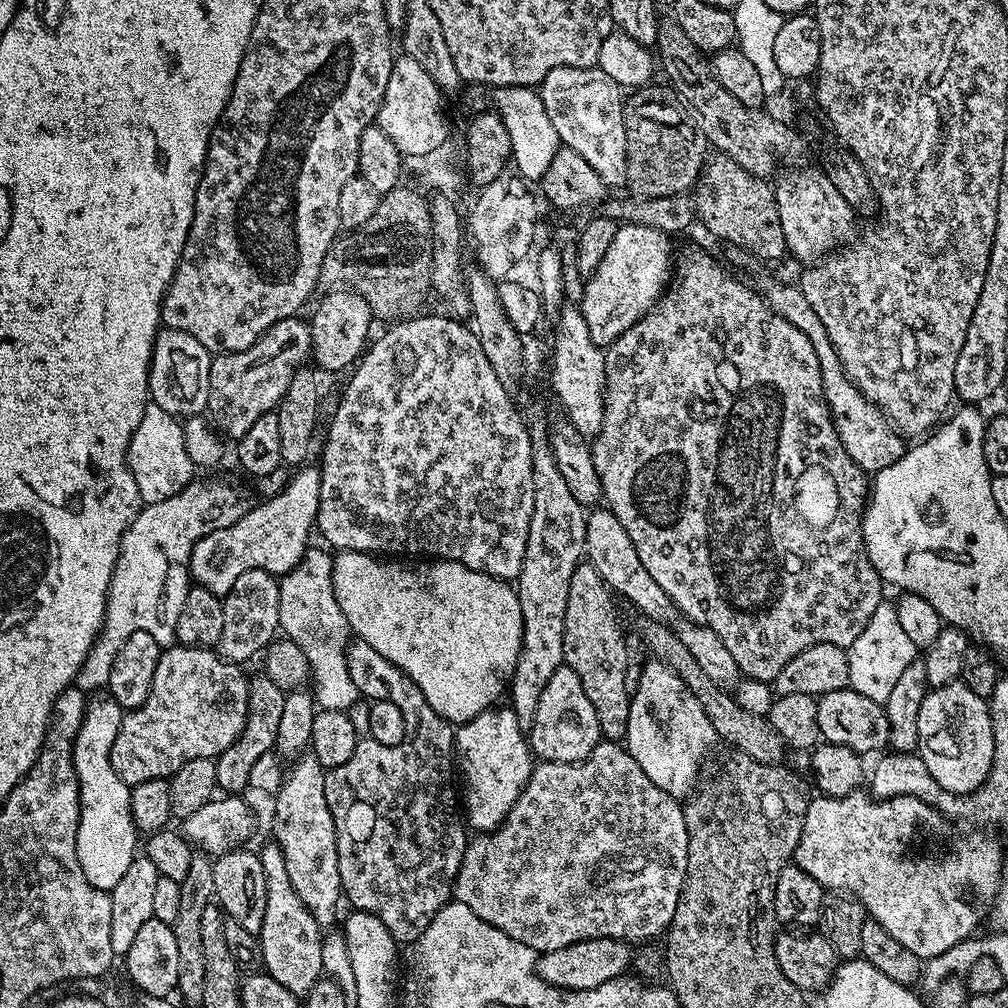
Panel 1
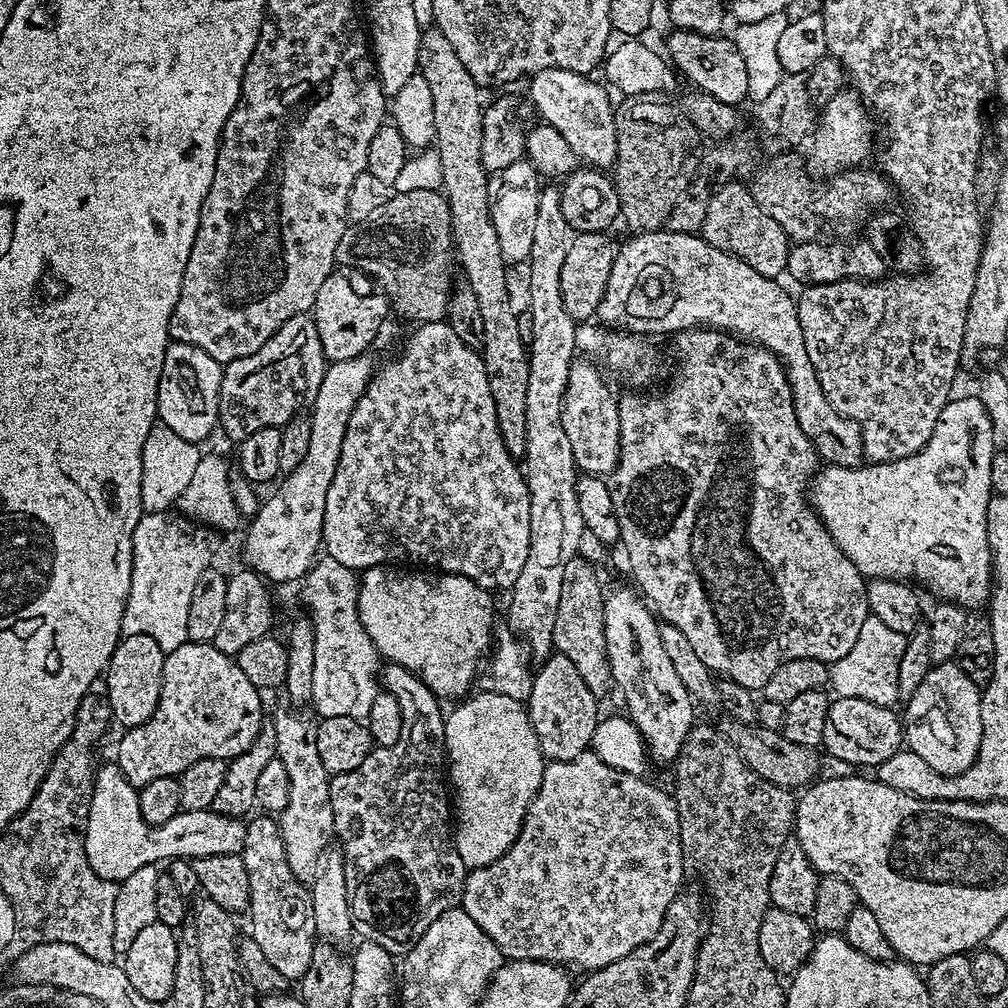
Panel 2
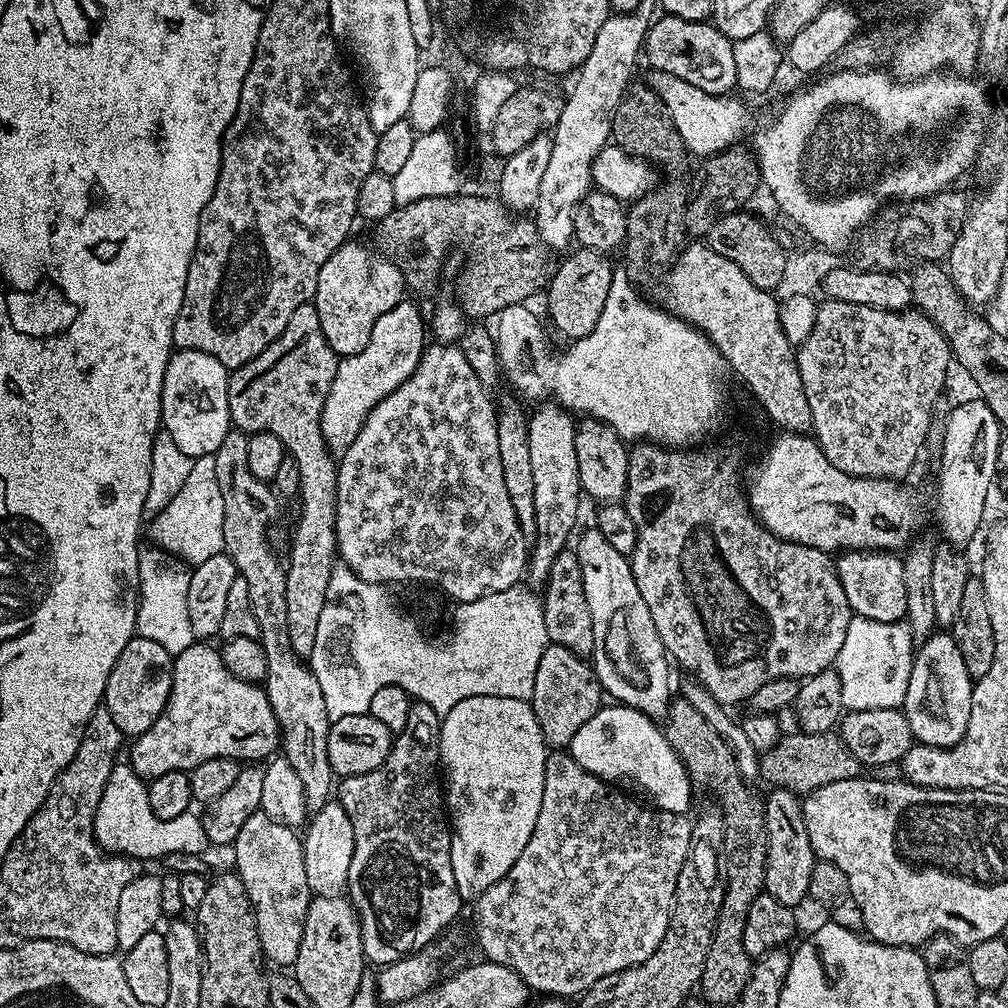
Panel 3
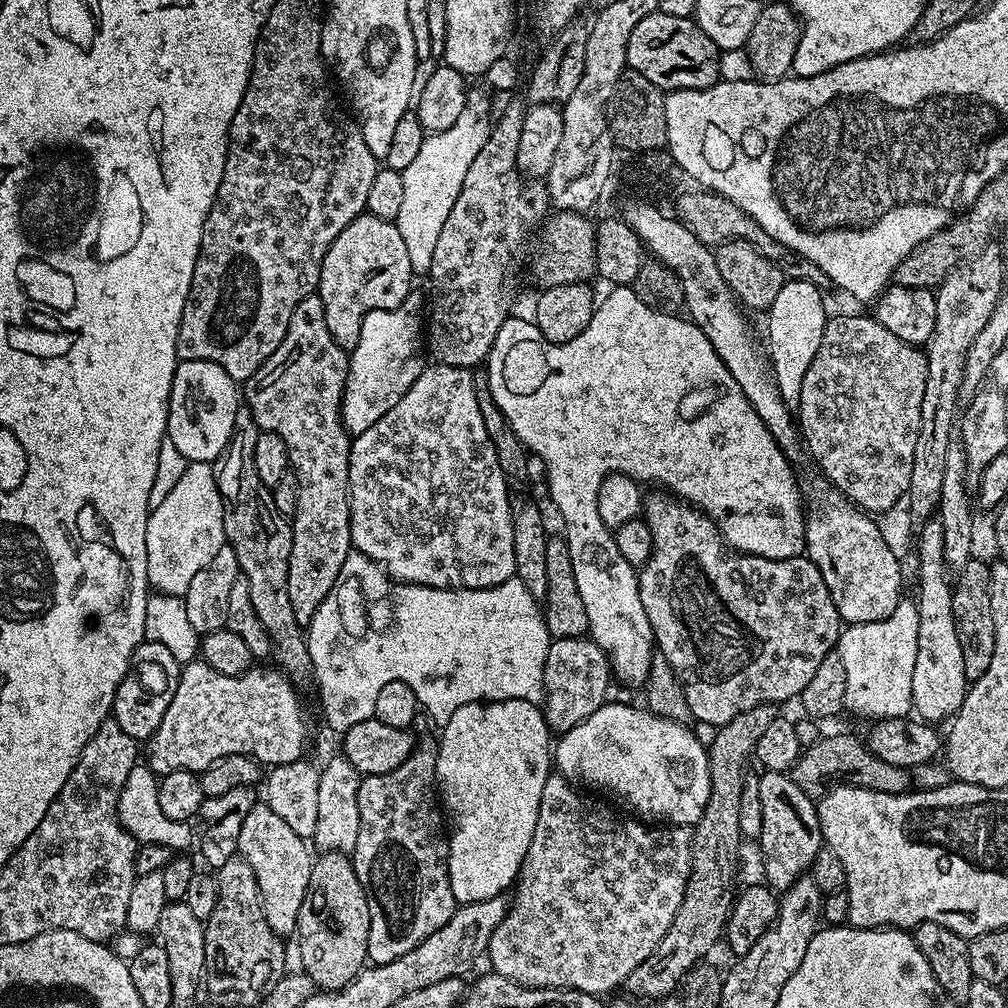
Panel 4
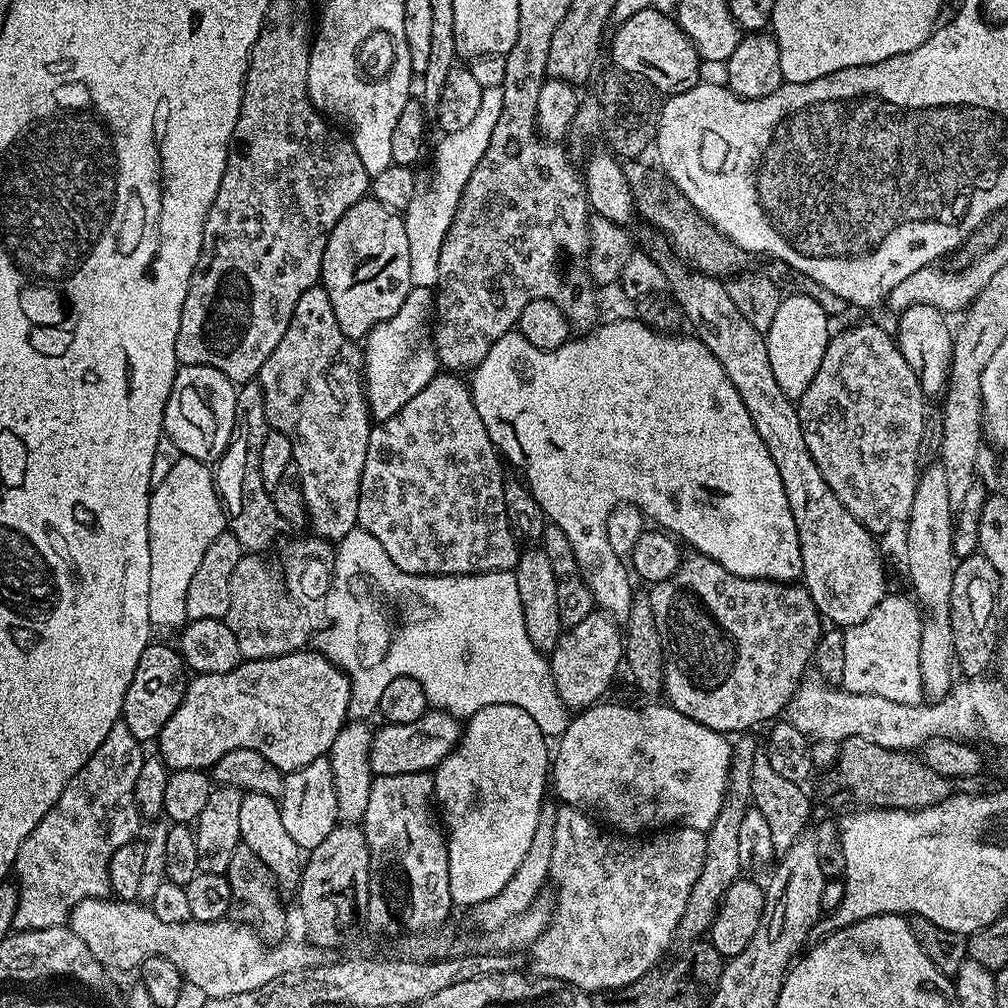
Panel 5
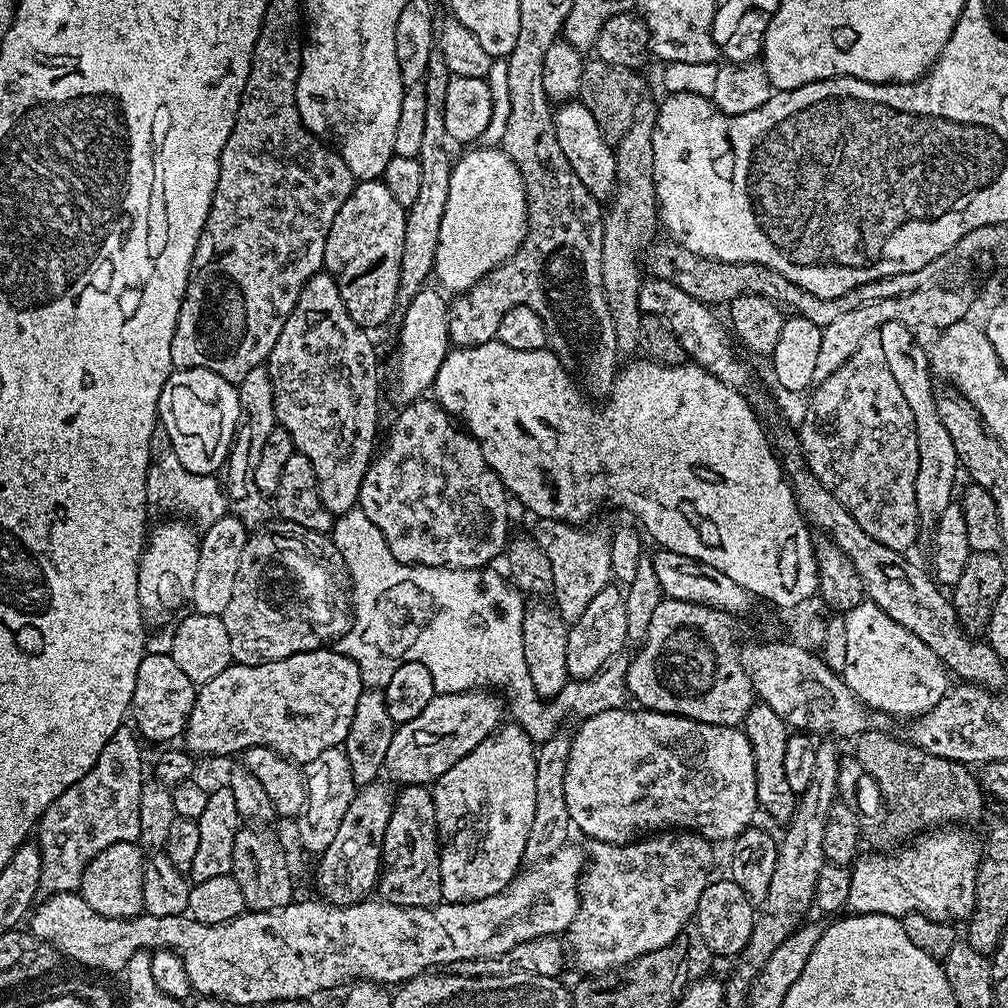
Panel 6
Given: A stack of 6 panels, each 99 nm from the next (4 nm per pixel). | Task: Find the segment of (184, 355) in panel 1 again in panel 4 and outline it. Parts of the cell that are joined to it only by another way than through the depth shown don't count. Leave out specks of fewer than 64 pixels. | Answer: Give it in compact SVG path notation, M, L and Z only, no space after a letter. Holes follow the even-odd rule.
M180 360L168 403L167 439L172 440L174 446L178 446L180 455L190 462L219 461L228 441L232 439L237 407L237 381L232 380L222 366L209 360Z

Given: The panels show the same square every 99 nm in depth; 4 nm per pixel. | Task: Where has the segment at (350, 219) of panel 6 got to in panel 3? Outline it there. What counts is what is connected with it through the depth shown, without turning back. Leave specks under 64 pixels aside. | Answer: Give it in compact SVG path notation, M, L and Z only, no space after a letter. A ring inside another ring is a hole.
M346 242L326 258L326 266L318 270L314 297L318 322L322 322L322 334L326 334L326 342L330 342L340 358L358 354L358 350L370 342L374 322L378 322L386 310L399 304L406 296L404 275L395 262L383 254L372 253L364 244L352 243Z

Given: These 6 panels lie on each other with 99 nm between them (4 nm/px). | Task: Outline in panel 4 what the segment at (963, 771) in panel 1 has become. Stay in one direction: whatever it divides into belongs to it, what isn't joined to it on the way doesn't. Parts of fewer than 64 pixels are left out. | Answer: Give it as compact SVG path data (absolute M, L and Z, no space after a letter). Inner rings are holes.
M931 518L923 524L918 534L920 538L916 564L919 568L920 589L914 595L918 610L918 658L914 658L912 706L921 721L947 721L962 706L970 681L962 666L962 646L958 642L958 630L954 630L953 585L944 581L946 565L942 554L942 522L939 518Z

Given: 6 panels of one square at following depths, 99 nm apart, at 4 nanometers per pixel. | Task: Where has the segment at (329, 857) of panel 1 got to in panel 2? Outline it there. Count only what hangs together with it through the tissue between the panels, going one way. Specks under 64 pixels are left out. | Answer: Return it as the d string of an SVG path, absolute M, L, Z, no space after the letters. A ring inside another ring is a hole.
M287 707L278 709L276 717L270 720L276 731L276 759L286 766L290 778L288 801L278 813L278 823L286 846L286 862L290 862L294 878L312 882L321 869L321 860L330 848L328 839L333 839L336 827L334 810L330 806L330 774L318 755L317 717L311 711Z

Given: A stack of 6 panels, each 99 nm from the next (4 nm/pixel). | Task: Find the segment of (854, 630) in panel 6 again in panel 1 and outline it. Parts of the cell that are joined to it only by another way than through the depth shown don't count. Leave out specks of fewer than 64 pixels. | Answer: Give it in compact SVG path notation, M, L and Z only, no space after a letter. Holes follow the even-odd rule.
M881 602L878 610L874 610L870 622L866 622L862 634L854 638L854 642L846 651L850 662L848 687L872 698L880 705L887 702L897 679L905 672L906 666L910 666L918 658L918 650L914 642L906 638L906 633L898 622L898 610L892 602Z

